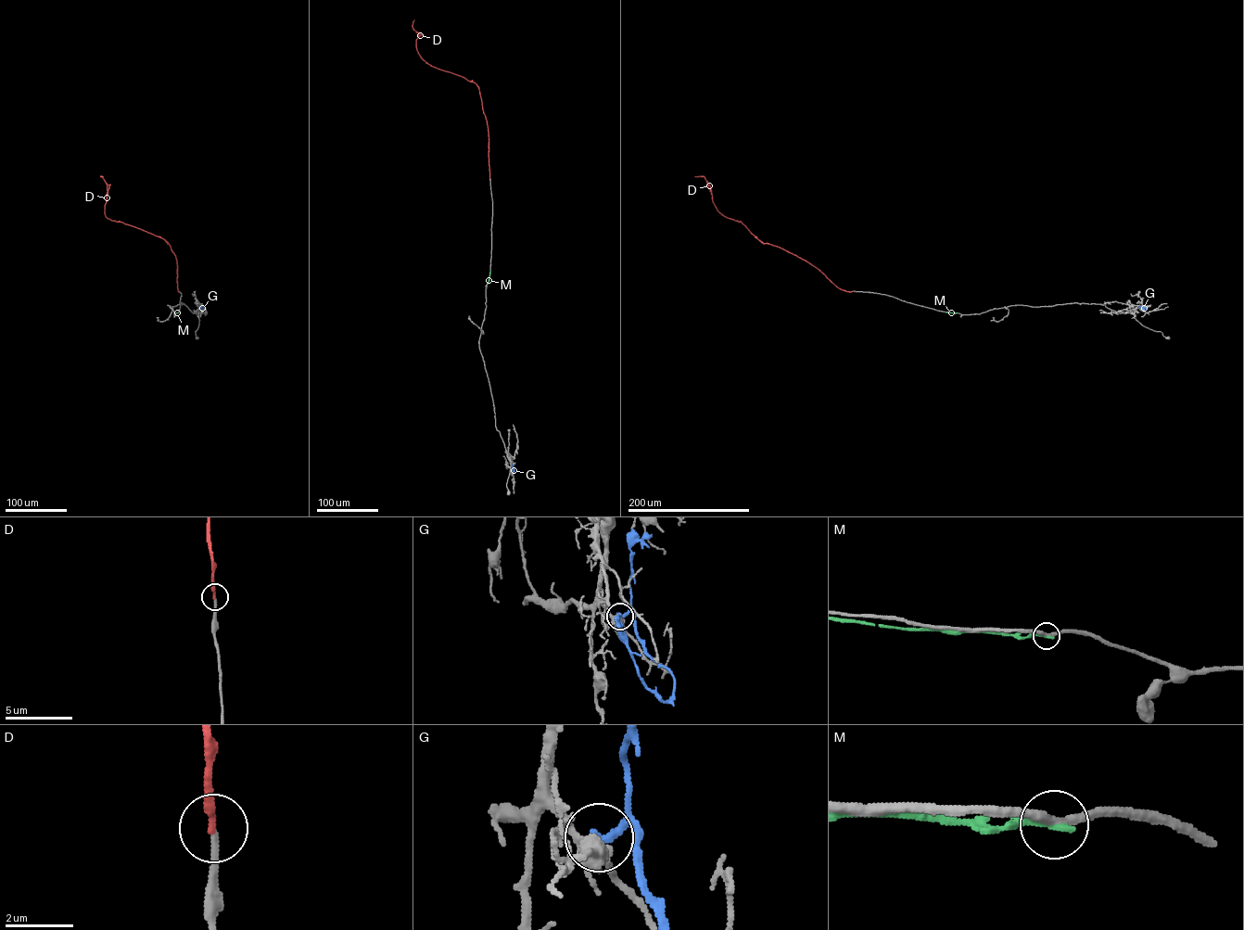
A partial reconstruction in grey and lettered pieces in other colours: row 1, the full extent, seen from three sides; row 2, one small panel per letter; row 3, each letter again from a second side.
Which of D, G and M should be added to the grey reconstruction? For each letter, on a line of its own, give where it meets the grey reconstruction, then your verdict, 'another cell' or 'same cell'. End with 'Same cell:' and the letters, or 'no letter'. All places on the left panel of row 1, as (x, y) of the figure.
D: meets grey at (178, 291); same cell
G: meets grey at (200, 306); another cell
M: meets grey at (177, 312); another cell
Same cell: D

